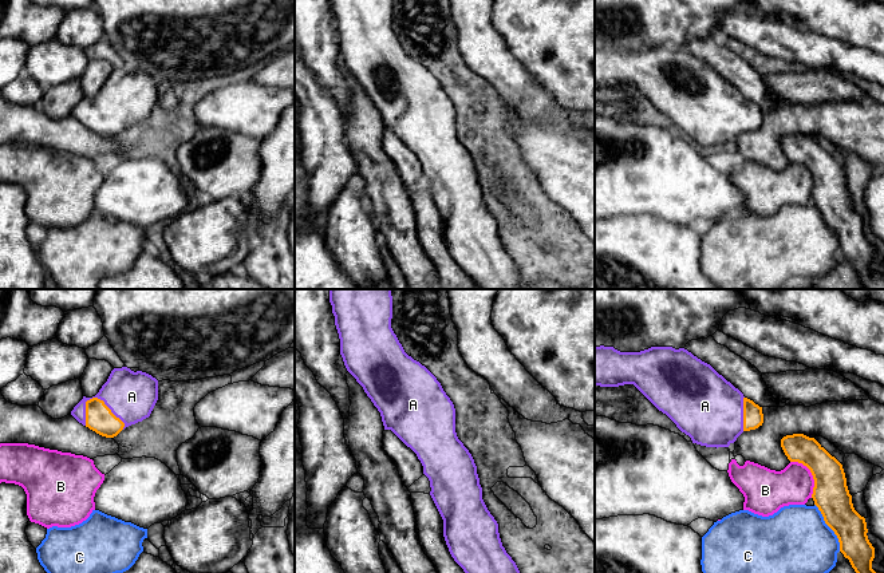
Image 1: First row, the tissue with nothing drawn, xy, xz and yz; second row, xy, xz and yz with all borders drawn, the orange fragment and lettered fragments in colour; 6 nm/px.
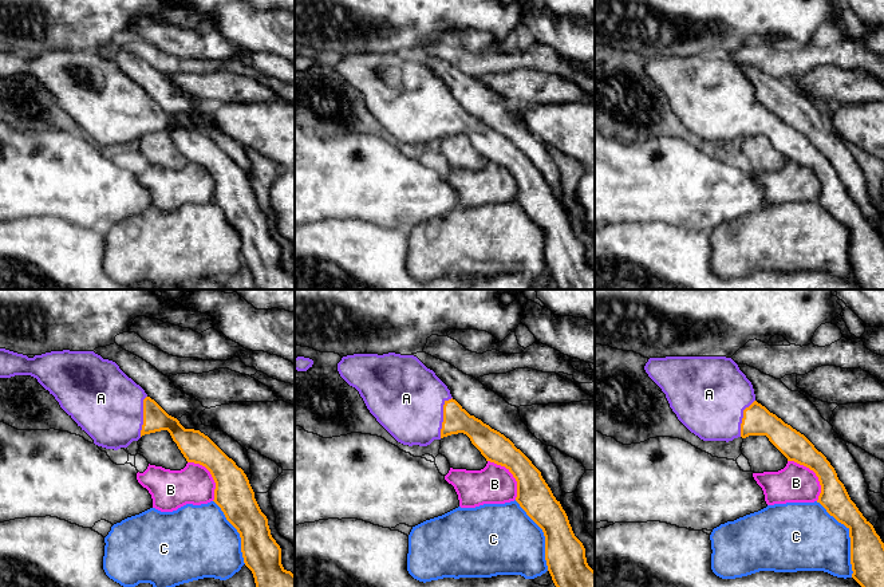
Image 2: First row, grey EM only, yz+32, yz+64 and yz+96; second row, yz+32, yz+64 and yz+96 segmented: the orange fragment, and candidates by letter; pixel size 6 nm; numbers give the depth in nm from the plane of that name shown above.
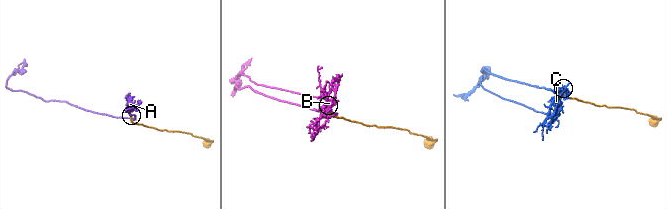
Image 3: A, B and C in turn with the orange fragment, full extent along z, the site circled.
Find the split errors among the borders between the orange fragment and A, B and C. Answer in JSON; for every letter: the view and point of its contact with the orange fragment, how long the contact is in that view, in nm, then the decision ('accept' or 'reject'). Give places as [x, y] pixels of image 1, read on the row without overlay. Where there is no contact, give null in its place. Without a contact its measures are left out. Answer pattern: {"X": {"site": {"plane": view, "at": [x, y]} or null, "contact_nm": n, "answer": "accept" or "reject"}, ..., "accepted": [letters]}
{"A": {"site": {"plane": "xy", "at": [106, 106]}, "contact_nm": 280, "answer": "accept"}, "B": {"site": {"plane": "yz", "at": [812, 174]}, "contact_nm": 260, "answer": "reject"}, "C": {"site": {"plane": "yz", "at": [829, 226]}, "contact_nm": 320, "answer": "reject"}, "accepted": ["A"]}

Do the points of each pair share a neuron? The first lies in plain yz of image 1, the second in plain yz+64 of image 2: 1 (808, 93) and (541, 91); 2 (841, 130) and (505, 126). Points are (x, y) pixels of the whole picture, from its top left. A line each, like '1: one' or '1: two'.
1: one
2: two

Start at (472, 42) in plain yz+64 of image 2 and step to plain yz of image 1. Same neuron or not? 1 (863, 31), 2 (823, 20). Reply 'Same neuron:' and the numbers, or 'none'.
Same neuron: none

